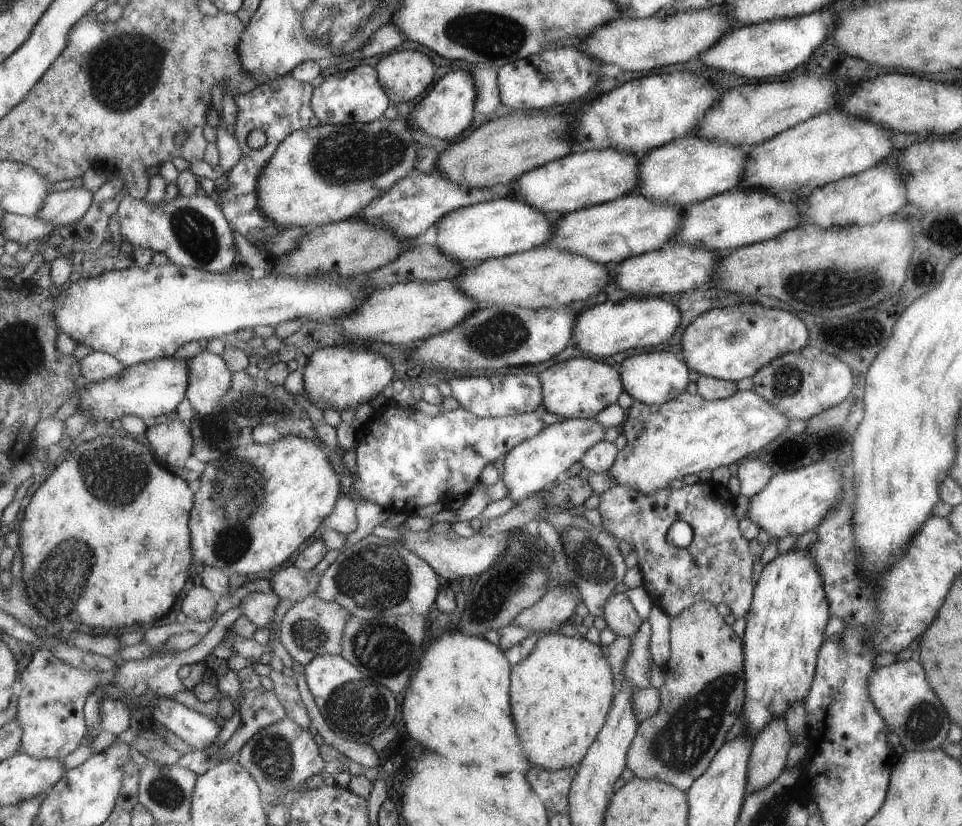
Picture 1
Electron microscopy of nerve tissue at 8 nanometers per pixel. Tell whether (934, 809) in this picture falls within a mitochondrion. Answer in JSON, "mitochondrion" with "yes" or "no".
{"mitochondrion":"no"}

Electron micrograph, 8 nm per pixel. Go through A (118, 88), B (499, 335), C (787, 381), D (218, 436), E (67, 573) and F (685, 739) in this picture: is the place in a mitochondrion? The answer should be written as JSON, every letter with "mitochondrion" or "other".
{"A":"mitochondrion","B":"mitochondrion","C":"mitochondrion","D":"mitochondrion","E":"mitochondrion","F":"mitochondrion"}

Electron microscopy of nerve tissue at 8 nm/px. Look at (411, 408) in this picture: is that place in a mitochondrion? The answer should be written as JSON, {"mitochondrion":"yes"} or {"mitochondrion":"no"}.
{"mitochondrion":"no"}

